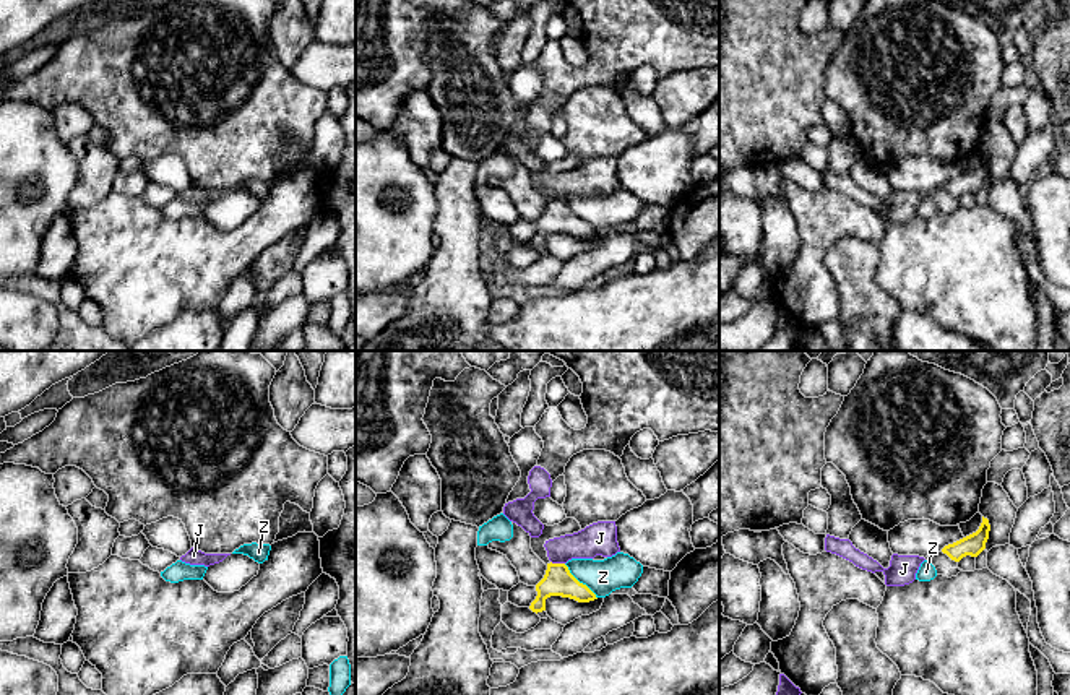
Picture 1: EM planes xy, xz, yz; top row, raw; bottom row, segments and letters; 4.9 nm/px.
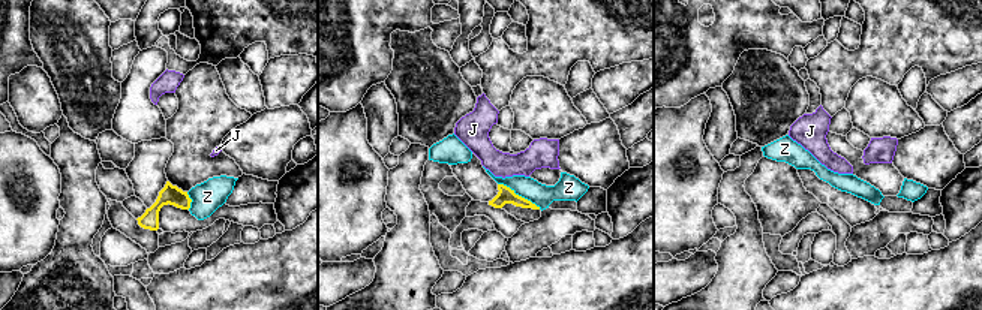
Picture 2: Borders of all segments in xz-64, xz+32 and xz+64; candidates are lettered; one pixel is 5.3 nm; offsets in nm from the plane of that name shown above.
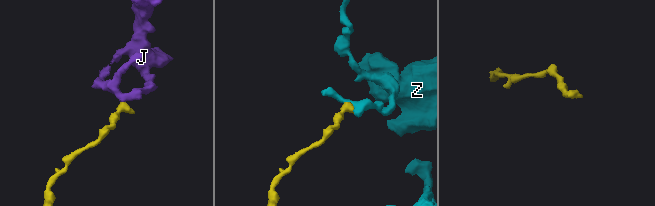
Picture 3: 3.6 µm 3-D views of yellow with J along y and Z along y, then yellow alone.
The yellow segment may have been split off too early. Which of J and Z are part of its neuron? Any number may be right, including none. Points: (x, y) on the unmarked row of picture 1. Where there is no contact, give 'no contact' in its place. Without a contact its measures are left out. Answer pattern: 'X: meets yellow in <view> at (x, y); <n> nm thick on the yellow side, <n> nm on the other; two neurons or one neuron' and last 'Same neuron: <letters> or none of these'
J: meets yellow in xz at (557, 200); 140 nm thick on the yellow side, 160 nm on the other; two neurons
Z: meets yellow in xz at (578, 218); 140 nm thick on the yellow side, 170 nm on the other; two neurons
Same neuron: none of these

